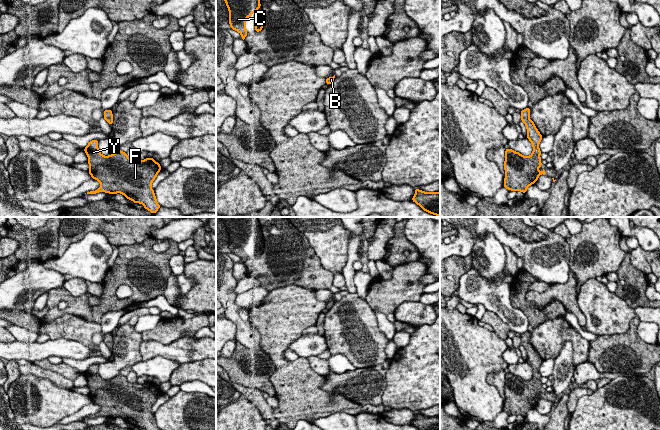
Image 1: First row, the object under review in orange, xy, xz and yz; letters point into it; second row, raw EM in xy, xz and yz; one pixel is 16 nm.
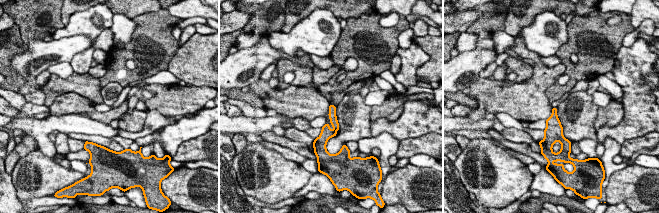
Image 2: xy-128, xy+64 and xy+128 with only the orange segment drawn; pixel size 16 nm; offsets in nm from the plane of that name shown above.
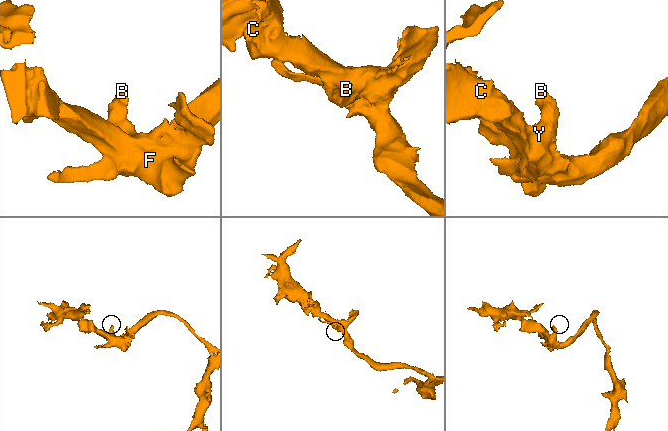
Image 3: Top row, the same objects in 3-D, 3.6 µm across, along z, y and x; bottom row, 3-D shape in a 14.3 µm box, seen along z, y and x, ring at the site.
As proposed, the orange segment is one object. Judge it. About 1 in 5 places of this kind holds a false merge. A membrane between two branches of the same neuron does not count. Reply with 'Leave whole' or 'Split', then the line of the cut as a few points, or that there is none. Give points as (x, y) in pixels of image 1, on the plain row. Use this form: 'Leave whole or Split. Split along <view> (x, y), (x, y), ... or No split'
Leave whole. No split

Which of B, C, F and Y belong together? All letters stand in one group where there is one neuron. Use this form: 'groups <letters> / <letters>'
groups B C F Y

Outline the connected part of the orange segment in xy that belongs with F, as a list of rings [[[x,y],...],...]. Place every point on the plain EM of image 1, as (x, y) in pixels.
[[[92,364],[83,373],[88,380],[89,398],[100,406],[100,412],[87,418],[106,416],[121,417],[126,423],[144,430],[160,430],[157,427],[152,406],[162,394],[153,382],[130,383],[120,373],[104,380],[98,373],[98,364]]]

